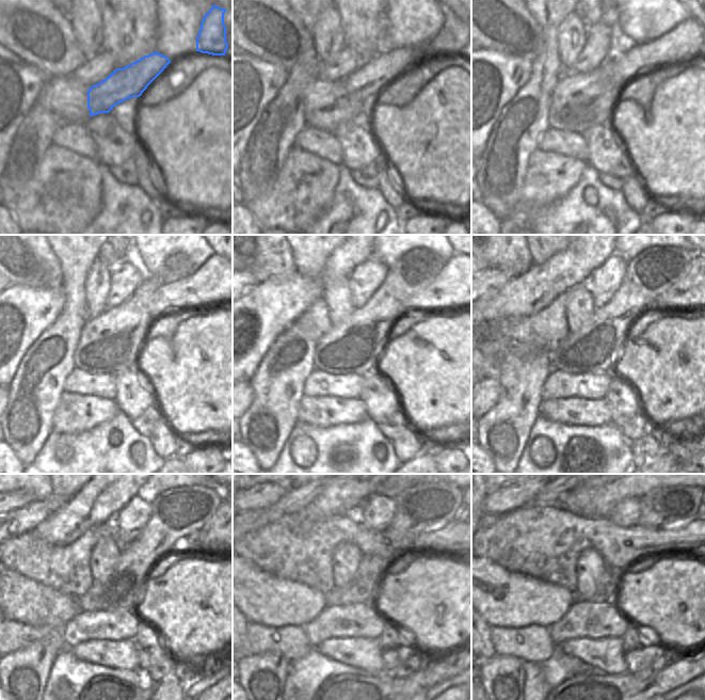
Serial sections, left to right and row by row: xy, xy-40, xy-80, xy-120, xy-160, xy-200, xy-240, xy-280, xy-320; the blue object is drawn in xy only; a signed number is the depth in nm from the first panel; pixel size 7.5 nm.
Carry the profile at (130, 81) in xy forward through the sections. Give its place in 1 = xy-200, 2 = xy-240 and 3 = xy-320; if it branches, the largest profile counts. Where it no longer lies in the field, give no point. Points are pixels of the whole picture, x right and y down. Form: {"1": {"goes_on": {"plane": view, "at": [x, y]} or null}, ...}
{"1": {"goes_on": {"plane": "xy-200", "at": [688, 284]}}, "2": {"goes_on": {"plane": "xy-240", "at": [210, 524]}}, "3": {"goes_on": {"plane": "xy-320", "at": [688, 525]}}}

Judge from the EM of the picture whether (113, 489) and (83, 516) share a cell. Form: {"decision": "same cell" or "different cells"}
{"decision": "same cell"}

